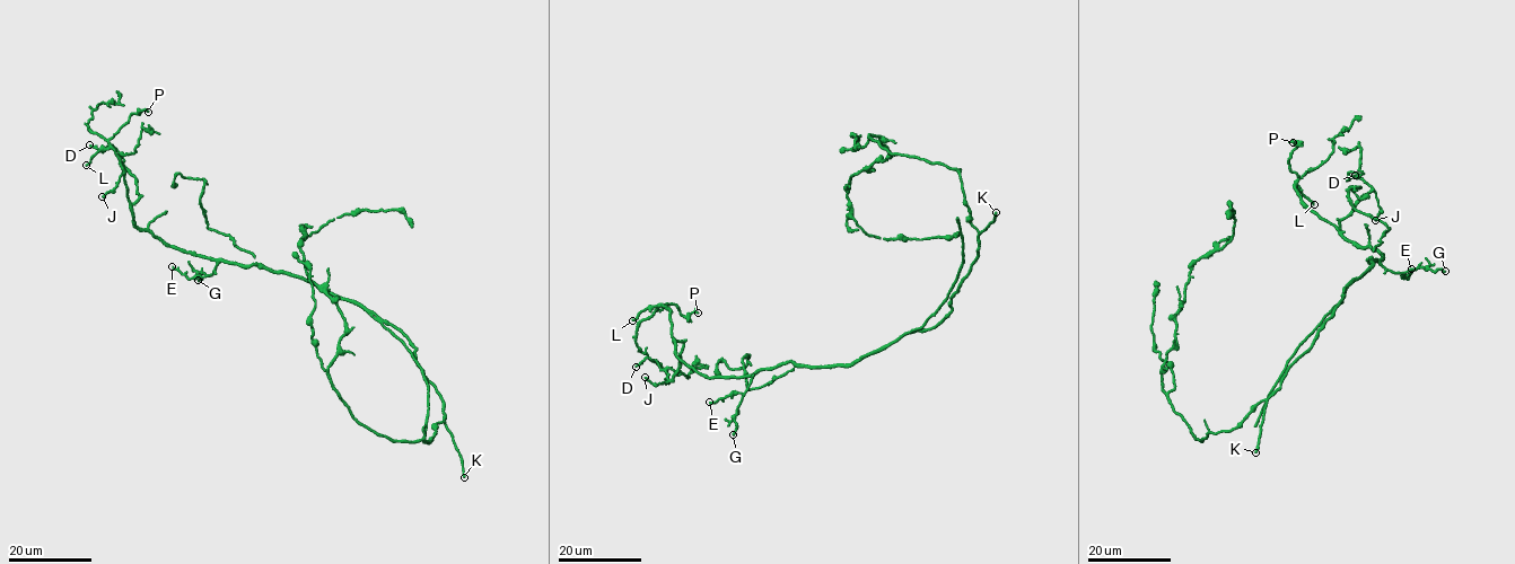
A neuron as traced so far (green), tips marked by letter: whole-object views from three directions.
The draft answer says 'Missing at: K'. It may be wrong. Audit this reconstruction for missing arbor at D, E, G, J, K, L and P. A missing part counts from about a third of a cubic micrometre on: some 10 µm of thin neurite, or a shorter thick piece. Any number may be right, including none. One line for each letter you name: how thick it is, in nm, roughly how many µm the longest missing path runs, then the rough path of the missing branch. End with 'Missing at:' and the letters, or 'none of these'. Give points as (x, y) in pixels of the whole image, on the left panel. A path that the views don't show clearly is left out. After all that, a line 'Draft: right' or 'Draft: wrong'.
K: 240 nm | 150 µm
Missing at: K
Draft: right

